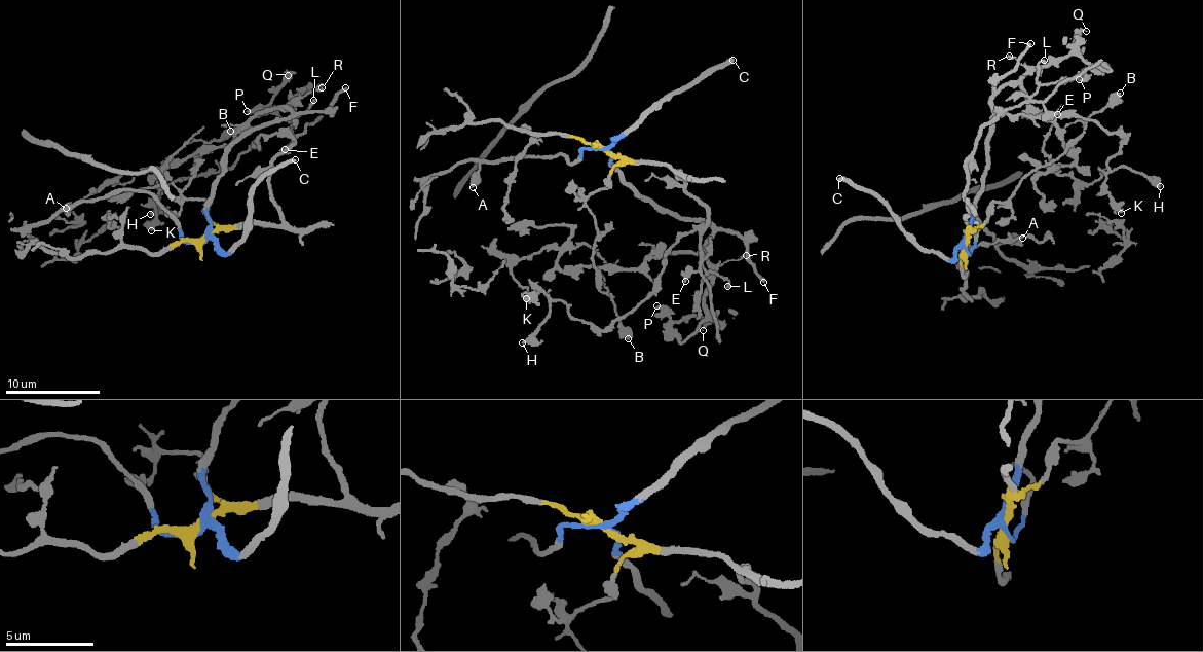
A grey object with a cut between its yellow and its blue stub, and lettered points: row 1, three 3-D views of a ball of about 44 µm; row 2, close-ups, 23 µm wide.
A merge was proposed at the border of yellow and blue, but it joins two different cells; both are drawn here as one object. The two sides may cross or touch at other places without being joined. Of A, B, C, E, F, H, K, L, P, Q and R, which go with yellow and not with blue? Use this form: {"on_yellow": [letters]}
{"on_yellow": ["B", "E", "H", "K", "L"]}

